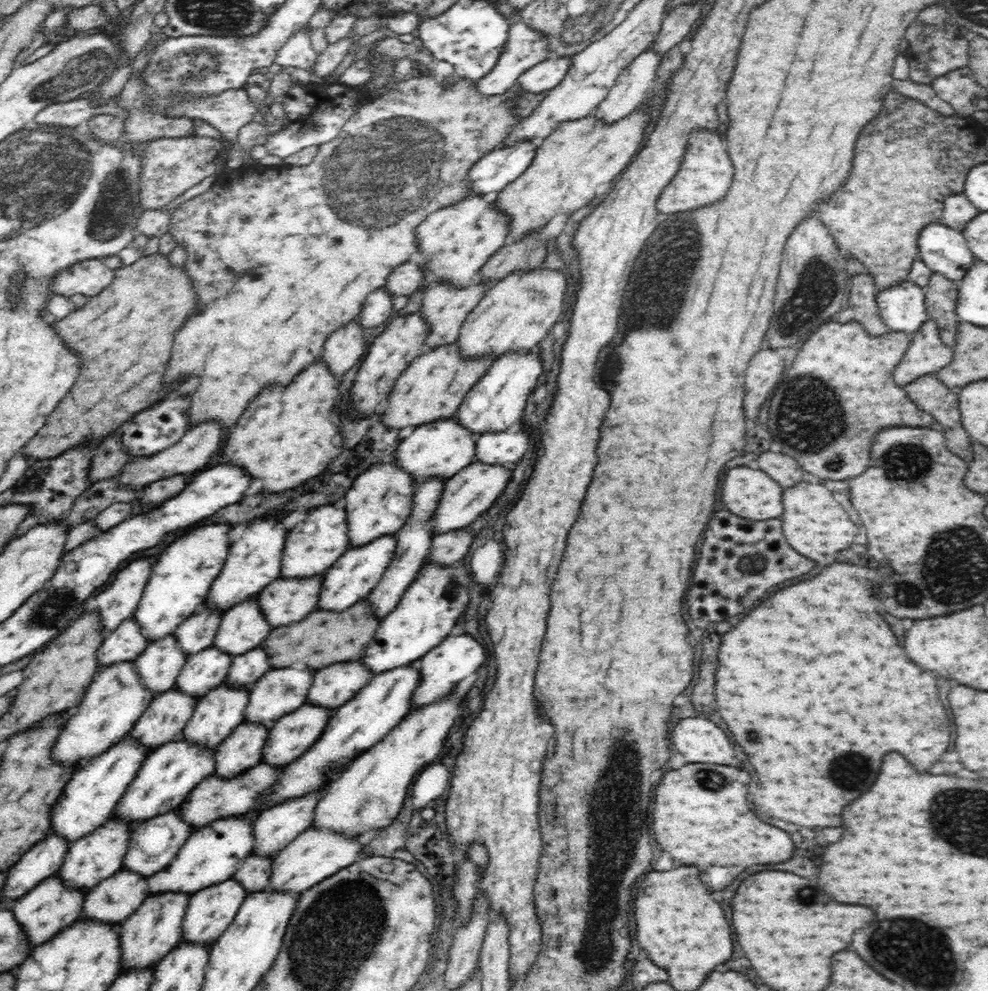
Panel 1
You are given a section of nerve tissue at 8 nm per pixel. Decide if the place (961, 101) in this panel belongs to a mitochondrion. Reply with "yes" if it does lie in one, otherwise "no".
no

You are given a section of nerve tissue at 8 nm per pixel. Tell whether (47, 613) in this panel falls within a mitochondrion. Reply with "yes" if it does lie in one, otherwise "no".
yes

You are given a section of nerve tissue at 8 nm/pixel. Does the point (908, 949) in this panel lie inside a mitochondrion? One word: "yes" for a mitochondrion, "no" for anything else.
yes

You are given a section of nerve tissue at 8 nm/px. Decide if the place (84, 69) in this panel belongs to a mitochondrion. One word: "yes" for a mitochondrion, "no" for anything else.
yes

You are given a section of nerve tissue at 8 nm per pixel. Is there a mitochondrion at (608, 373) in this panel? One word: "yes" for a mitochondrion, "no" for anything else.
yes

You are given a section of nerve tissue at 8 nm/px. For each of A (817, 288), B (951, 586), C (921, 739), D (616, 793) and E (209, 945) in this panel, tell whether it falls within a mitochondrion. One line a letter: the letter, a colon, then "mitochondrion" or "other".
A: mitochondrion
B: mitochondrion
C: other
D: mitochondrion
E: other

